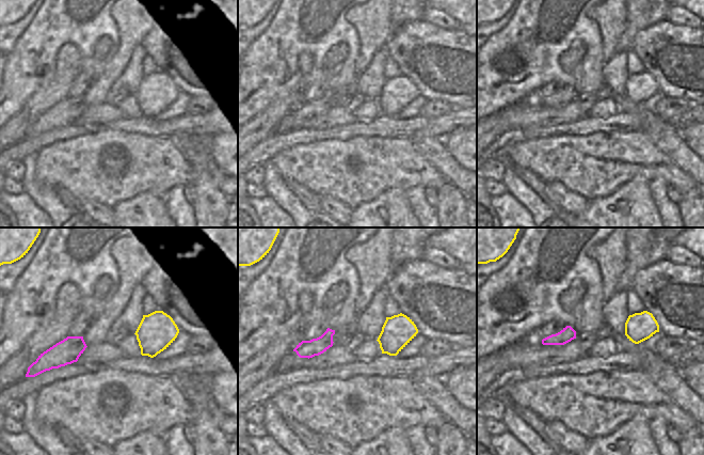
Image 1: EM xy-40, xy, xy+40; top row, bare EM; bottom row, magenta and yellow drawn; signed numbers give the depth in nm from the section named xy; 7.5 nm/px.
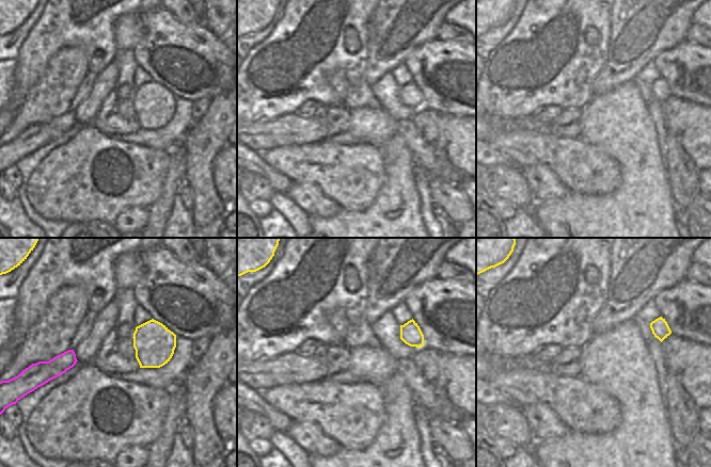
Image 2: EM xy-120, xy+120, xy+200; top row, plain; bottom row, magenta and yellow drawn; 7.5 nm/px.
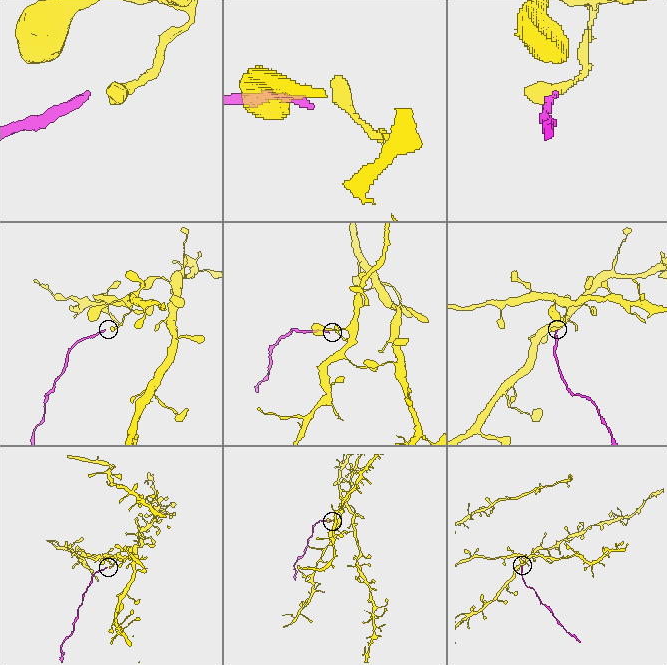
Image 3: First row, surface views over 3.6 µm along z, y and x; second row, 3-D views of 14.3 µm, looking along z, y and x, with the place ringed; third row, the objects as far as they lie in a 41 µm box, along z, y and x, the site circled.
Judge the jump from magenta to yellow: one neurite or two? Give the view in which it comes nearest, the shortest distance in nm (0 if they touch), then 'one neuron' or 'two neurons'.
xy | 320 nm | two neurons

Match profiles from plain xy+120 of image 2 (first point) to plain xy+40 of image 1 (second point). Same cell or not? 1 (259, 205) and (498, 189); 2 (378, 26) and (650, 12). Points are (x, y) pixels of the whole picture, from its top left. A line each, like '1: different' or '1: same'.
1: same
2: same

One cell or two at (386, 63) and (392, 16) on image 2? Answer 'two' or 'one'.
one

